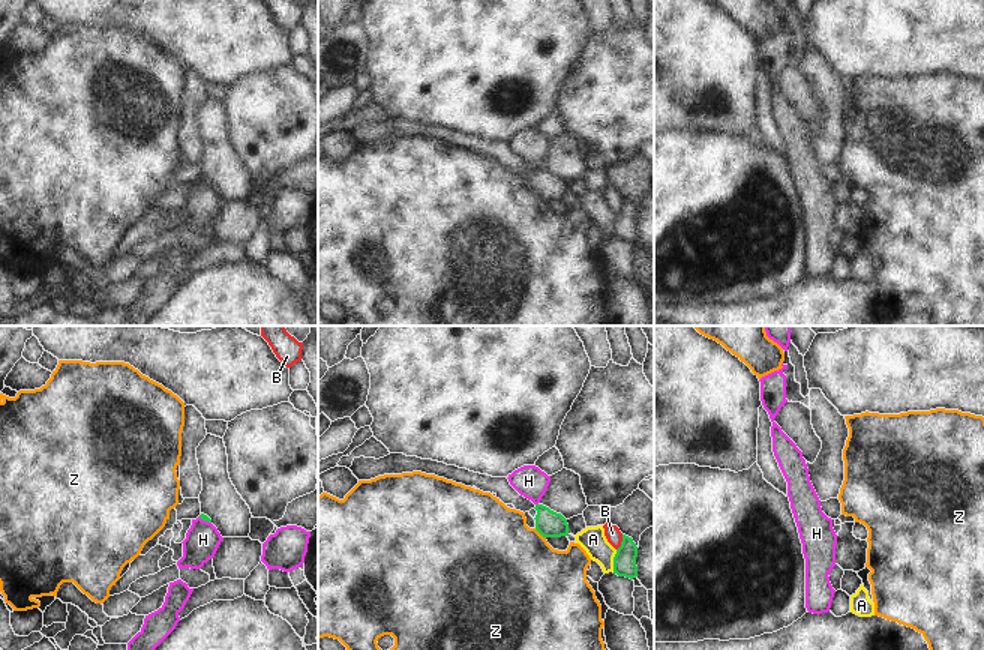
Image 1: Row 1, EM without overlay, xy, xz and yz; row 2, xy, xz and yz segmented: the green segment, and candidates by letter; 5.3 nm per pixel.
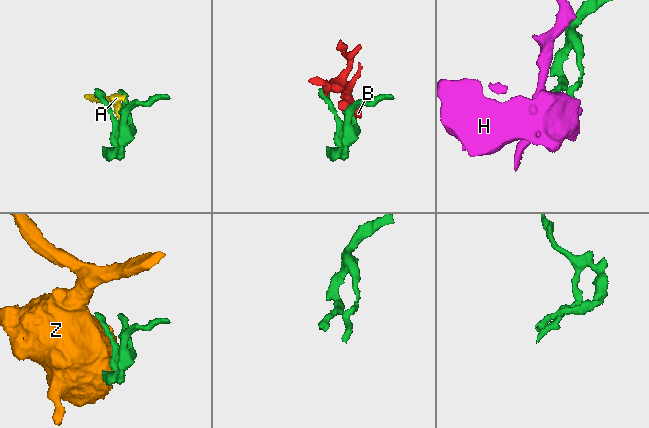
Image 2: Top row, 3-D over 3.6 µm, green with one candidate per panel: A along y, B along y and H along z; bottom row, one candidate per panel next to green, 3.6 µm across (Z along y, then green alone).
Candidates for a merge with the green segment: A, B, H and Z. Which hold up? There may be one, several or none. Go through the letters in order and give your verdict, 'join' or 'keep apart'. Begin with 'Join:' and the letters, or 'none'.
Join: none
A: keep apart
B: keep apart
H: keep apart
Z: keep apart

